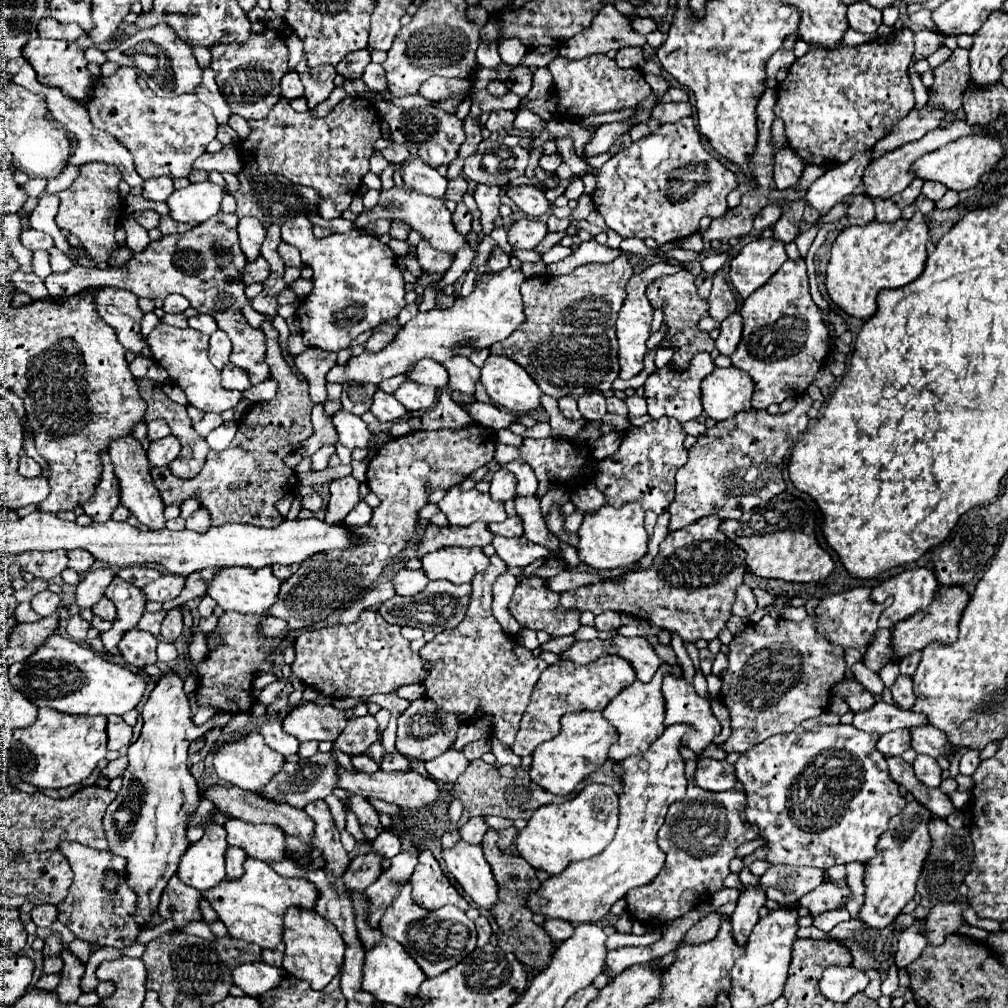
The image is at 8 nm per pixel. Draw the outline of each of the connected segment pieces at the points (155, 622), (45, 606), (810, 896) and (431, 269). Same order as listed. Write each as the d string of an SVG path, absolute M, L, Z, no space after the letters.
M160 610L160 612L144 612L142 618L138 620L136 628L138 630L144 630L144 632L150 632L152 636L160 638L160 624L162 624L164 616L166 616L164 610Z
M44 590L44 592L40 592L40 594L36 594L36 596L32 598L30 606L32 606L32 610L34 610L36 614L48 616L48 614L52 614L52 612L60 606L60 596L54 594L54 592L50 592L50 590Z
M828 882L828 884L820 884L816 890L808 892L806 896L802 896L798 900L798 904L808 908L810 914L816 916L816 914L822 914L826 910L842 908L848 898L850 898L850 888L848 886L838 888L832 882Z
M422 240L416 248L418 252L418 260L420 260L420 266L424 268L426 274L444 274L450 266L452 266L452 254L448 252L440 252L440 250L434 250L426 240Z

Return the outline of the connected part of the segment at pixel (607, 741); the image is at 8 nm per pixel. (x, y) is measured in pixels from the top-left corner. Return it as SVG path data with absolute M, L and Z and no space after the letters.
M600 712L564 714L560 734L532 752L530 778L546 792L568 796L588 774L592 774L592 770L596 770L596 766L602 766L608 760L606 752L612 742L616 742L616 730L612 730L610 722L604 722Z

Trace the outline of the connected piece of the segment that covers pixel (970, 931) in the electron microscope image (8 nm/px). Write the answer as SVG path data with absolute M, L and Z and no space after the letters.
M954 902L954 904L936 904L930 908L928 916L924 918L924 930L922 934L928 938L928 944L942 944L948 934L964 934L976 940L984 940L986 932L968 926L962 920L962 912L968 908L966 902Z

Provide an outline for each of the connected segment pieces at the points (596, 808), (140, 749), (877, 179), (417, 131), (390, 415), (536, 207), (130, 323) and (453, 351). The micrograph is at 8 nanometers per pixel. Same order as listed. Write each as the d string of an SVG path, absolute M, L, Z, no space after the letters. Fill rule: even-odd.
M586 786L576 798L562 804L548 804L536 810L528 826L518 834L518 856L532 868L556 876L568 868L570 862L586 860L600 854L614 838L618 828L618 796L608 786Z
M172 672L160 678L142 710L142 734L128 748L130 766L124 770L122 790L118 792L118 798L108 806L102 820L106 840L110 844L108 852L126 858L126 882L132 890L136 890L138 896L136 922L140 922L140 926L146 926L152 914L158 912L160 896L168 880L176 874L184 850L190 846L186 828L188 818L200 804L200 790L196 778L188 770L188 746L208 730L198 728L190 716L190 702L184 692L182 678ZM132 796L138 800L138 804L128 804ZM124 808L130 808L134 818L128 828L120 830L116 828L114 814Z
M956 120L956 122L952 122L948 128L936 128L936 130L928 132L924 138L920 138L920 140L916 140L916 142L908 142L908 144L904 144L904 146L900 146L900 148L888 152L888 154L876 158L876 162L872 162L872 164L864 170L862 184L864 184L864 192L866 192L866 196L872 198L872 200L876 200L876 198L884 198L884 200L886 200L886 198L892 198L894 194L902 192L902 190L914 180L914 178L912 178L912 172L910 172L910 166L912 166L912 162L914 162L916 158L920 158L920 156L928 154L930 150L936 150L936 148L940 148L940 146L944 146L944 144L956 140L956 138L960 138L960 136L982 134L982 132L984 132L982 128L970 128L968 122Z
M358 78L346 80L342 88L346 90L348 95L370 100L374 104L374 108L378 110L378 114L382 116L382 120L388 122L392 142L404 144L412 156L418 156L420 160L428 162L432 168L442 166L442 164L450 164L458 156L458 148L464 142L464 130L462 130L462 120L458 120L454 114L444 114L444 110L440 110L440 108L426 108L426 110L398 108L396 104L392 104L388 100L378 100L376 94Z
M376 392L374 394L374 402L370 412L380 420L380 422L396 422L400 418L404 418L408 414L408 410L390 394L384 392Z
M506 186L508 198L528 216L542 216L550 210L550 202L546 200L544 192L532 186Z
M100 288L94 294L98 314L118 332L120 344L134 354L142 354L144 340L140 338L142 310L136 306L136 294L122 288Z
M510 266L496 276L480 276L476 288L470 296L456 300L456 304L448 310L430 310L420 312L412 322L402 326L400 334L378 354L362 352L356 358L350 358L348 366L334 364L326 374L326 382L372 382L380 384L386 378L396 374L404 374L408 366L422 358L432 358L436 362L444 362L452 356L470 356L476 350L490 348L496 342L506 340L518 326L524 322L522 312L522 296L520 284L526 280L522 270L512 270Z

